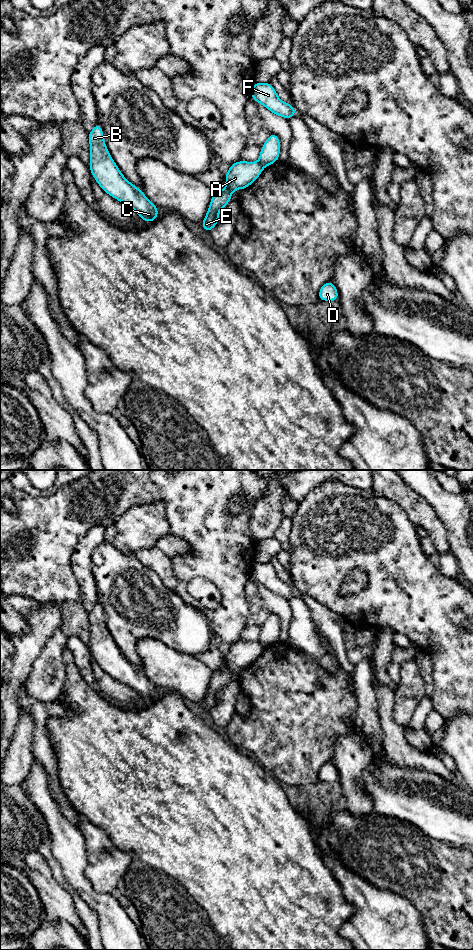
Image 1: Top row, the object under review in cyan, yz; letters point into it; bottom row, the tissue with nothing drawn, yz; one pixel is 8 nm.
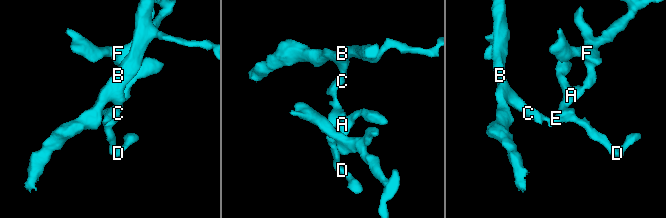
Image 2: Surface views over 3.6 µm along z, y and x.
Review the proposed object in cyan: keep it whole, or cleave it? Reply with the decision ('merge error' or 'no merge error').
merge error

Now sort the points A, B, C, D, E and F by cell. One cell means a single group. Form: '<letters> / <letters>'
A B C D E / F

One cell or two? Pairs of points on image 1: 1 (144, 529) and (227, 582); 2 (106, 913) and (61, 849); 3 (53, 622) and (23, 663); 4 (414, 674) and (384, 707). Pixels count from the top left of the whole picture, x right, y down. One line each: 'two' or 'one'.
1: two
2: one
3: one
4: two

